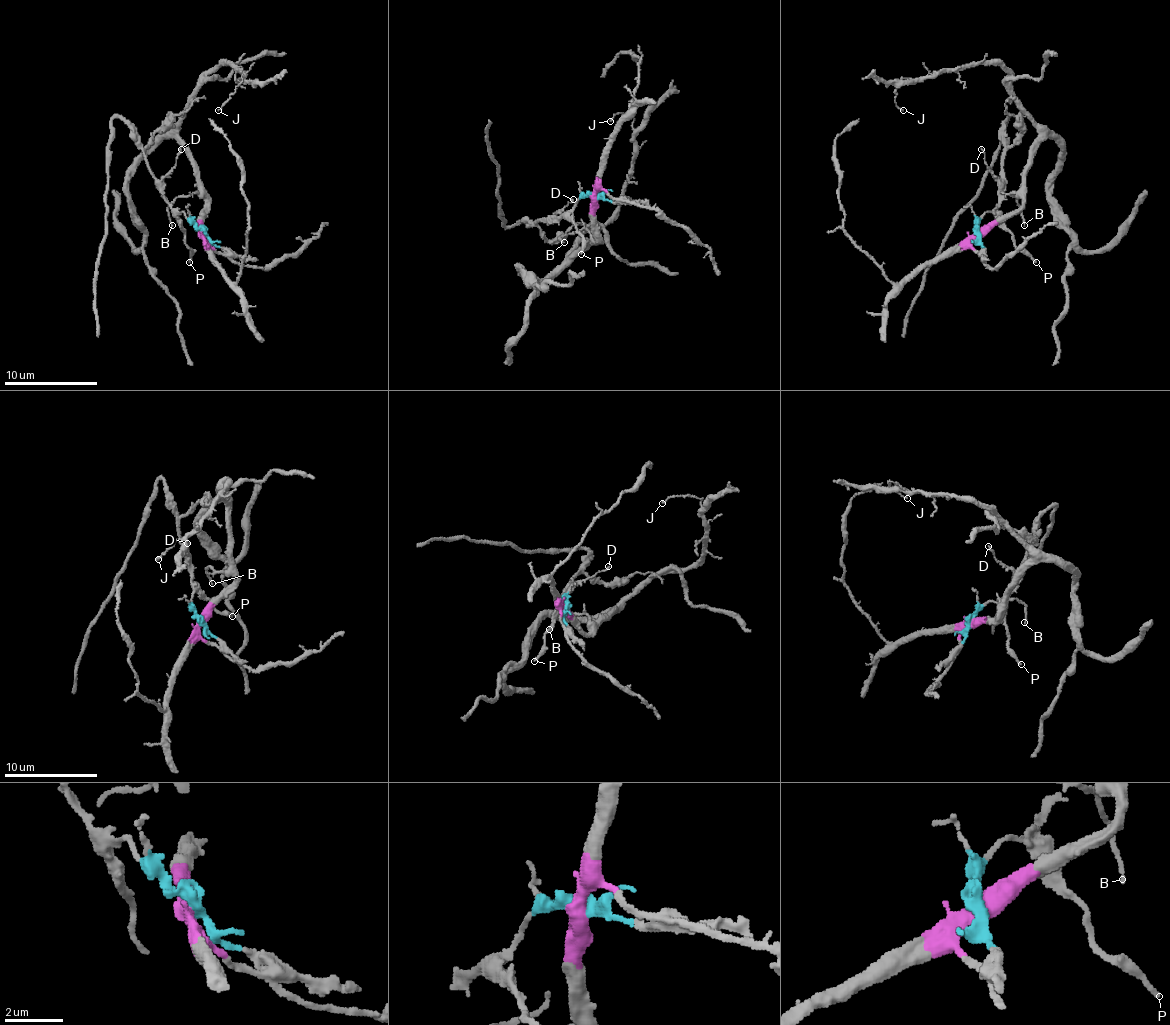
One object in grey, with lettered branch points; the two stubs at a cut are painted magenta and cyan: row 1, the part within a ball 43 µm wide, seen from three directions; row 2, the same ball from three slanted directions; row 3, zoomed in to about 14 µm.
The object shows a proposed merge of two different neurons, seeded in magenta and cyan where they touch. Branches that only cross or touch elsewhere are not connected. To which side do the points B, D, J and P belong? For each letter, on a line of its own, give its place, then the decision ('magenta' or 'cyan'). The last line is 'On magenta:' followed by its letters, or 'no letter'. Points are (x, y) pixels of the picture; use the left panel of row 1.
B: (172, 225) | magenta
D: (181, 149) | cyan
J: (218, 110) | magenta
P: (189, 262) | cyan
On magenta: B, J

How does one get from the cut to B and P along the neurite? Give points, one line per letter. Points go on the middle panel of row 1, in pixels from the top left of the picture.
B: (596, 196), (594, 224), (599, 240), (587, 231), (573, 231), (559, 238), (564, 243)
P: (596, 196), (582, 196), (568, 212), (575, 231), (582, 238), (580, 254)

